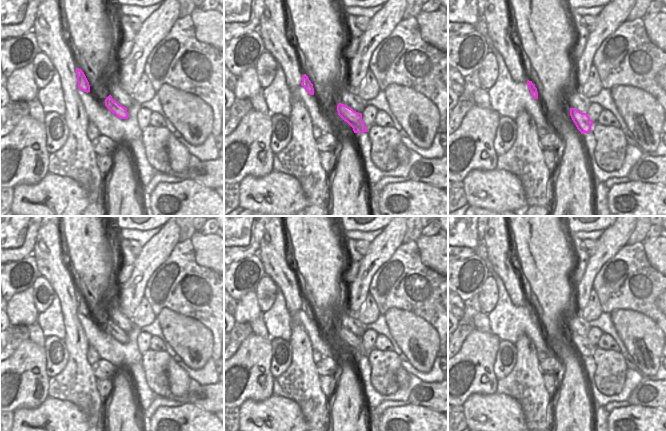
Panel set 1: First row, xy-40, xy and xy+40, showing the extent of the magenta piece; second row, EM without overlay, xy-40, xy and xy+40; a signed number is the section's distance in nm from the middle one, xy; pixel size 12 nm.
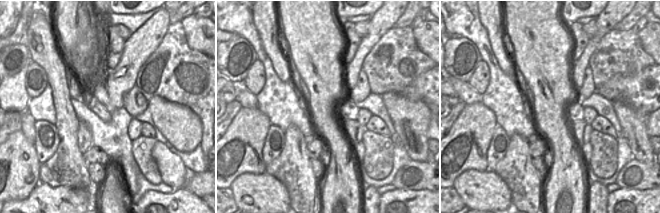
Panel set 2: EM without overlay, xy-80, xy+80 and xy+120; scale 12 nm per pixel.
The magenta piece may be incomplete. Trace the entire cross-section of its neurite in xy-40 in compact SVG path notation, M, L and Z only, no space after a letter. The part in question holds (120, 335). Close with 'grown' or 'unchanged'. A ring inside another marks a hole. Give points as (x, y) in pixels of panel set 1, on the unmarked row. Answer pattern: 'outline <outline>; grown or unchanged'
outline M111 319L105 323L105 330L120 343L127 343L129 341L127 332L115 325Z; unchanged

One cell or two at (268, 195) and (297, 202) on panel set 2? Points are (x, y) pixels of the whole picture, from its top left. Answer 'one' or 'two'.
two

